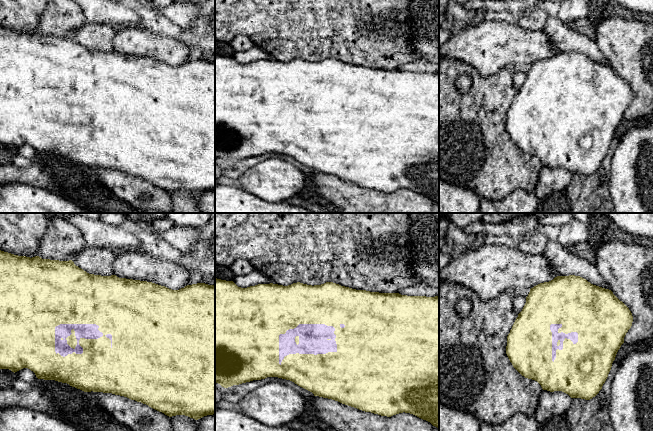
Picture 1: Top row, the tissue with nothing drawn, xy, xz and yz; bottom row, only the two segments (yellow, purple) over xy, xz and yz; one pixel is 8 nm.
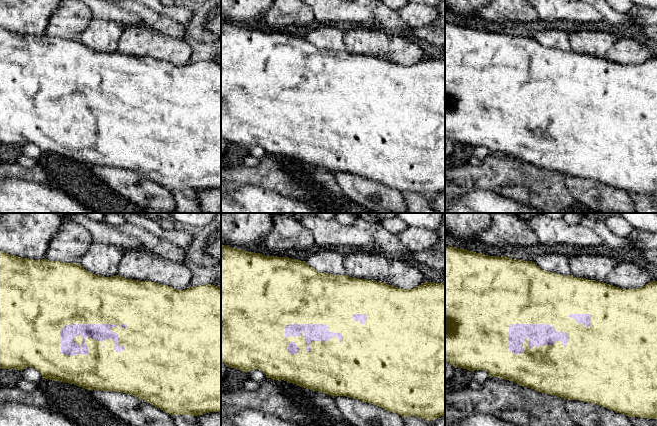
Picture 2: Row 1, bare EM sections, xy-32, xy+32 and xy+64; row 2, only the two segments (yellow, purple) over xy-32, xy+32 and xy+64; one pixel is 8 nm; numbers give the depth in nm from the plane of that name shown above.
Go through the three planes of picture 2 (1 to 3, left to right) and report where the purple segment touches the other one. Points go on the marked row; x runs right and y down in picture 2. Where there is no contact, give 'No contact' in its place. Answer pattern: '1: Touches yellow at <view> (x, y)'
1: Touches yellow at xy-32 (101, 323)
2: Touches yellow at xy+32 (318, 323)
3: Touches yellow at xy+64 (541, 323)

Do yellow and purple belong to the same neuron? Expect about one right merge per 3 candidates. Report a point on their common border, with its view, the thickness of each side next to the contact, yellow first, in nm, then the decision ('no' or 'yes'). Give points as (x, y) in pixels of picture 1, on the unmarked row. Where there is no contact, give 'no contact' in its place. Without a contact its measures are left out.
meets yellow in xy at (87, 99); 440 nm thick on the yellow side, 130 nm on the other; yes

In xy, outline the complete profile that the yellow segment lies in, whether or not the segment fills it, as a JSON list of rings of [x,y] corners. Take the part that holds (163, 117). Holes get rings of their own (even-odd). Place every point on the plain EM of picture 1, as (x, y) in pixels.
[[[0,26],[0,145],[9,145],[15,149],[23,144],[28,144],[33,147],[38,155],[55,156],[58,158],[67,159],[70,162],[84,168],[103,168],[124,172],[131,176],[146,180],[169,193],[185,191],[198,196],[204,192],[213,191],[215,190],[215,61],[197,59],[187,61],[179,66],[172,66],[152,58],[119,54],[116,51],[101,52],[89,50],[76,42],[72,36],[50,36],[42,35],[39,32],[30,34],[26,32],[14,31]]]

